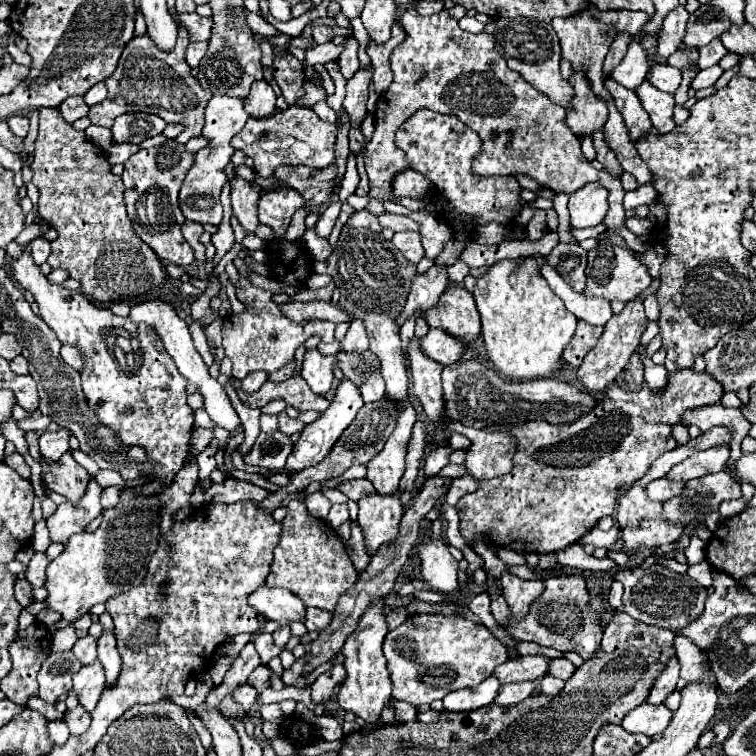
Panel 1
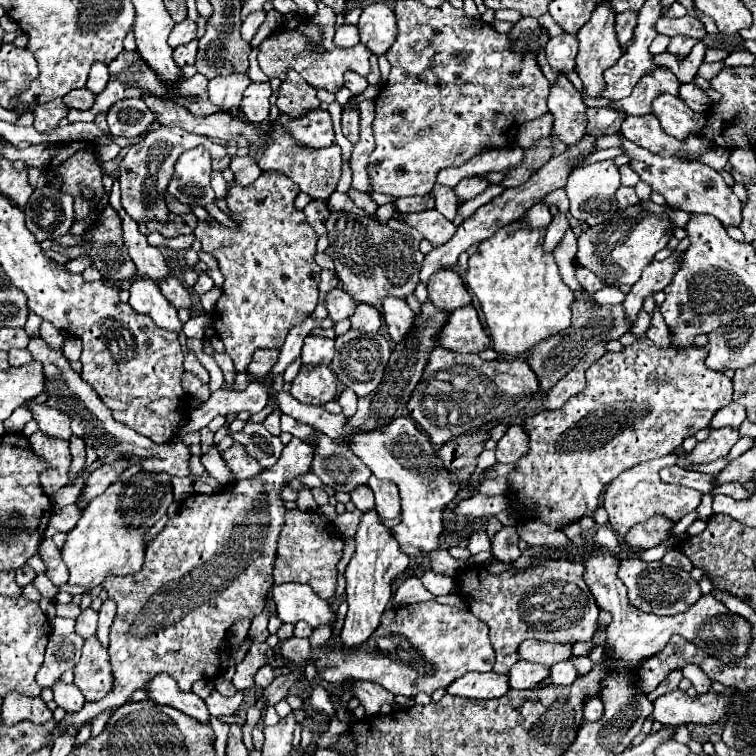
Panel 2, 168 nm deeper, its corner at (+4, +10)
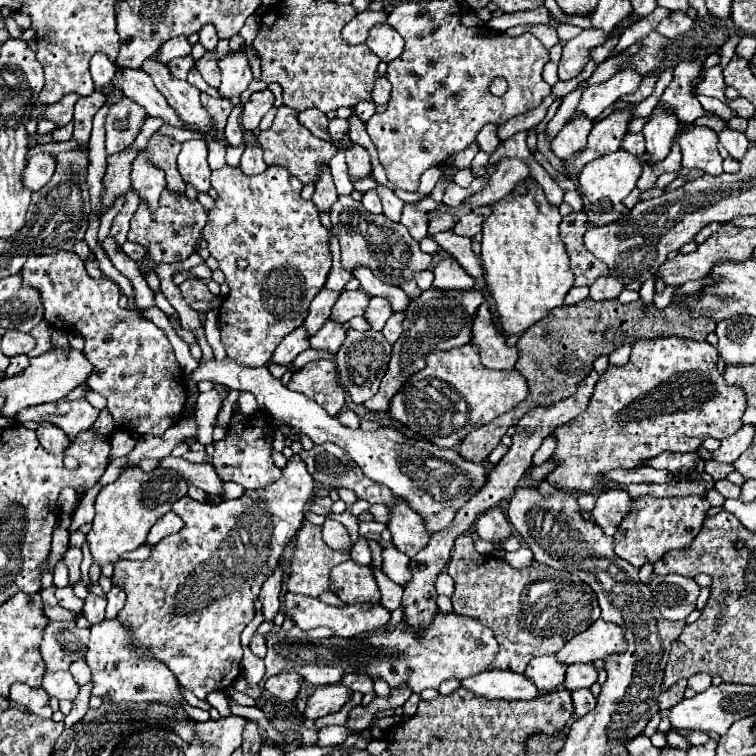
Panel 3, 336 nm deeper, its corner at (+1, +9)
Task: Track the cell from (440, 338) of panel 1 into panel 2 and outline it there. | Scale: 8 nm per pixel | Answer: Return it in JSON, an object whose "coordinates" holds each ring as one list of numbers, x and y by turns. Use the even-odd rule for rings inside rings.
{"coordinates":[[474,304,450,312,450,318,440,332,440,346,456,352,480,354,490,348,490,338,478,318]]}

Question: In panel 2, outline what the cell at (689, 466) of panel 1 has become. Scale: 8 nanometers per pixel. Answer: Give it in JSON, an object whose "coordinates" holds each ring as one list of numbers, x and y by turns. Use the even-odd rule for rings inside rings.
{"coordinates":[[720,428,720,430,712,430,708,440,698,442,696,448,686,454,686,458,690,458,694,464,706,464,706,462,714,462,722,456,726,456,730,452,730,448,738,442,740,434,736,428]]}

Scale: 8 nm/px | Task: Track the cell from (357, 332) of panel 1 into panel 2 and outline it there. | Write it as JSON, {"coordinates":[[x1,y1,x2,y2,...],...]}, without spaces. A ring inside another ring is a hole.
{"coordinates":[[358,304,356,312,350,316,350,320,352,320,352,328,356,328,356,330,376,334,382,328,380,310,376,306,370,306,370,304]]}

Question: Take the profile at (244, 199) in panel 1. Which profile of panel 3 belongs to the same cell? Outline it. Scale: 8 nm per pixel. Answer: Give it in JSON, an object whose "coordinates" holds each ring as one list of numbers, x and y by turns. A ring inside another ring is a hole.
{"coordinates":[[247,145,241,157,241,171,245,175,259,175,267,169,265,161,263,161,263,151,259,145]]}

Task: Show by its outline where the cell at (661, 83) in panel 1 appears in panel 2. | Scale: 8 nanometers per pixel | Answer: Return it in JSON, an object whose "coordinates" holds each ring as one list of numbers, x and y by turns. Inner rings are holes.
{"coordinates":[[660,66,660,68,656,70,656,74,644,76,644,78,634,86,634,90,632,90,632,94,630,94,628,98,614,101,606,98,587,97,582,81,577,73,575,71,569,71,565,75,581,94,586,107,602,108,614,106,614,108,624,110,626,114,632,114,632,116,646,116,646,114,652,114,652,102,654,102,654,98,658,98,660,94,678,96,678,88,680,88,676,76,674,76,668,68]]}

